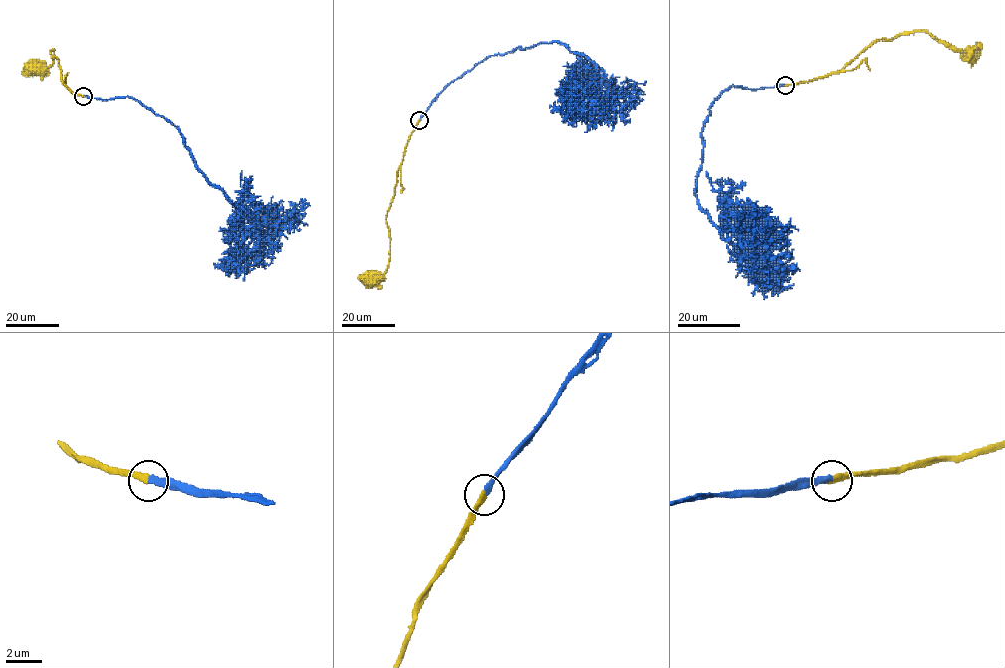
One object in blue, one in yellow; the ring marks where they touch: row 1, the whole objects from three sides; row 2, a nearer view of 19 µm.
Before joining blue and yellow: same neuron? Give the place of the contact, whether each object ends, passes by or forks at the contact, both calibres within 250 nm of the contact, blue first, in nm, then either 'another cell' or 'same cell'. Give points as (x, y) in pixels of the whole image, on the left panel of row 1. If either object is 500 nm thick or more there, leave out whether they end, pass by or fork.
(83, 96) | blue ends | yellow ends | 280/320 nm | same cell

